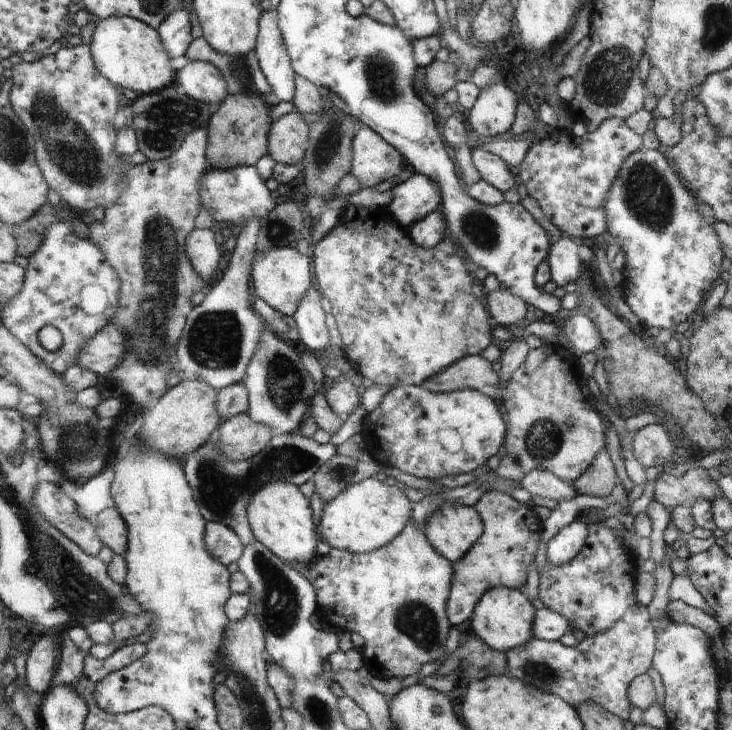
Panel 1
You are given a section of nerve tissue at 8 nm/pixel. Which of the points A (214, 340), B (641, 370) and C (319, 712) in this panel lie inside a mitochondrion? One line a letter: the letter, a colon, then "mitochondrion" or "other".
A: mitochondrion
B: mitochondrion
C: mitochondrion

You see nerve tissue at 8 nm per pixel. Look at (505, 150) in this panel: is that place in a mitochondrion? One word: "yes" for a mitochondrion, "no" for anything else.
no

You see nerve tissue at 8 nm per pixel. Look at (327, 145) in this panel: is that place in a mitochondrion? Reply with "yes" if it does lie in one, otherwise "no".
yes

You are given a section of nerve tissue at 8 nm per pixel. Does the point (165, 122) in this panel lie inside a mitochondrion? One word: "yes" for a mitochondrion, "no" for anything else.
yes

